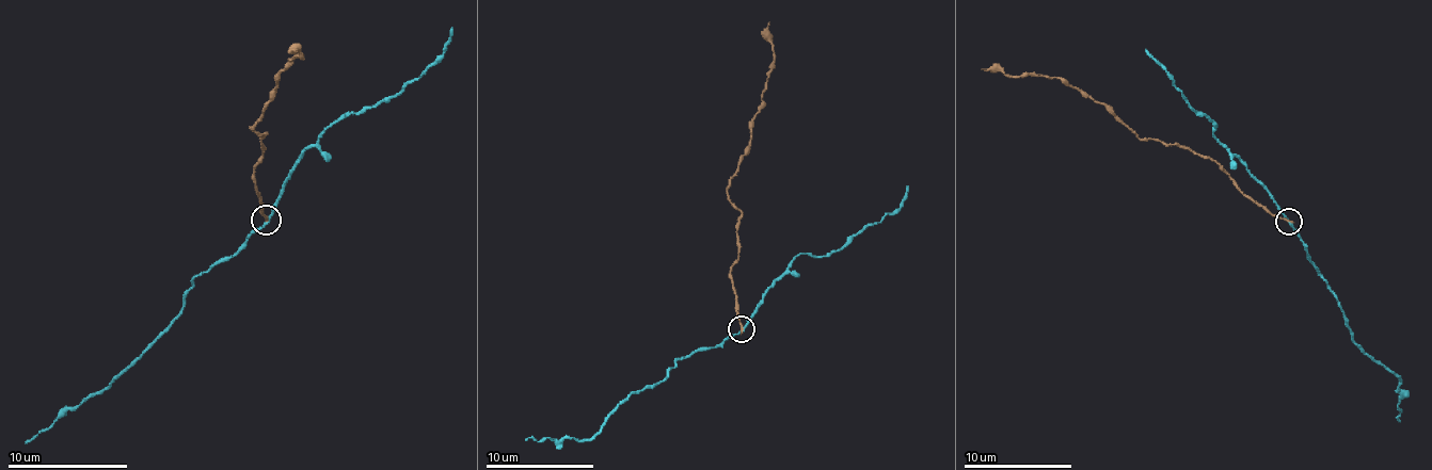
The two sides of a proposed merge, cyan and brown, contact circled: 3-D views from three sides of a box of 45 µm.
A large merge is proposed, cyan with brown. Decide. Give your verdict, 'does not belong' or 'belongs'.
does not belong

